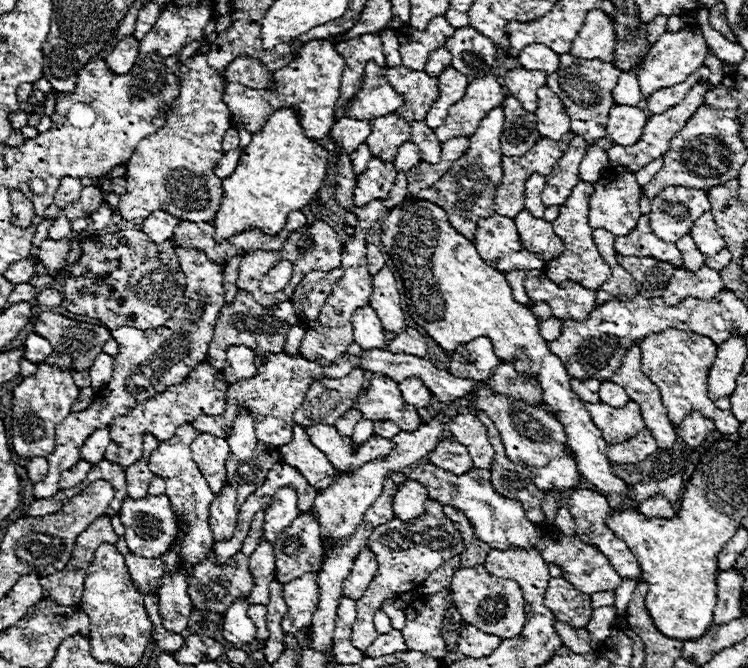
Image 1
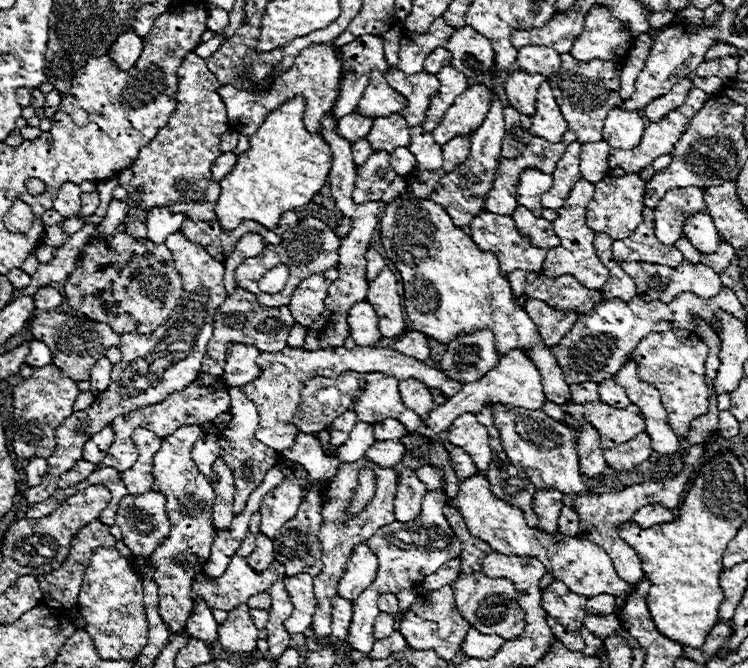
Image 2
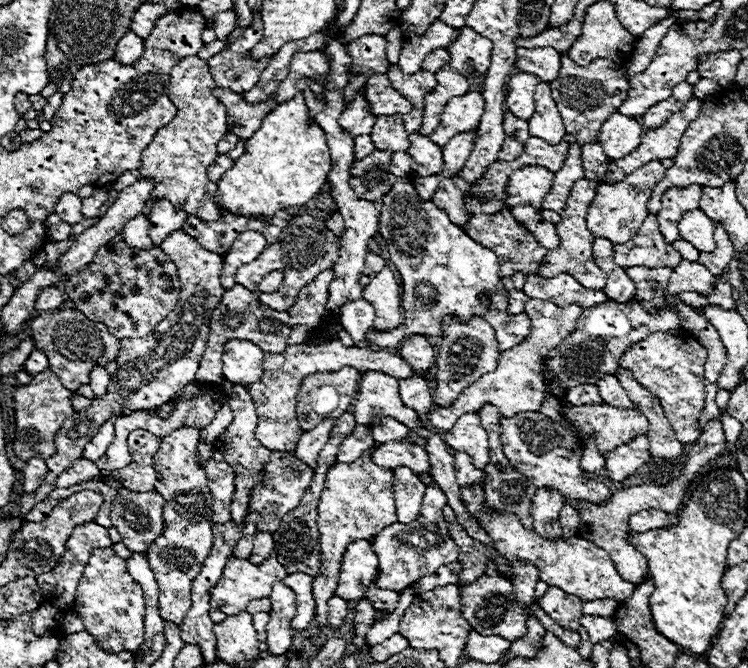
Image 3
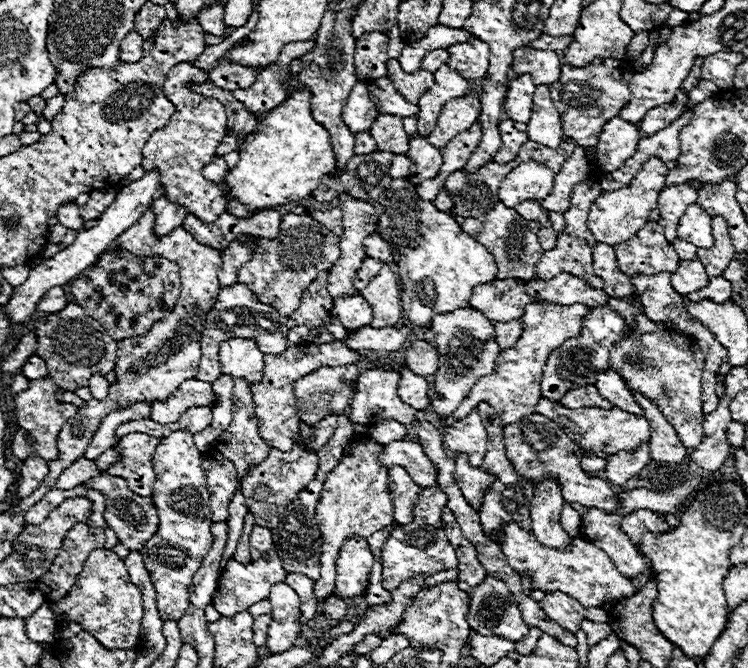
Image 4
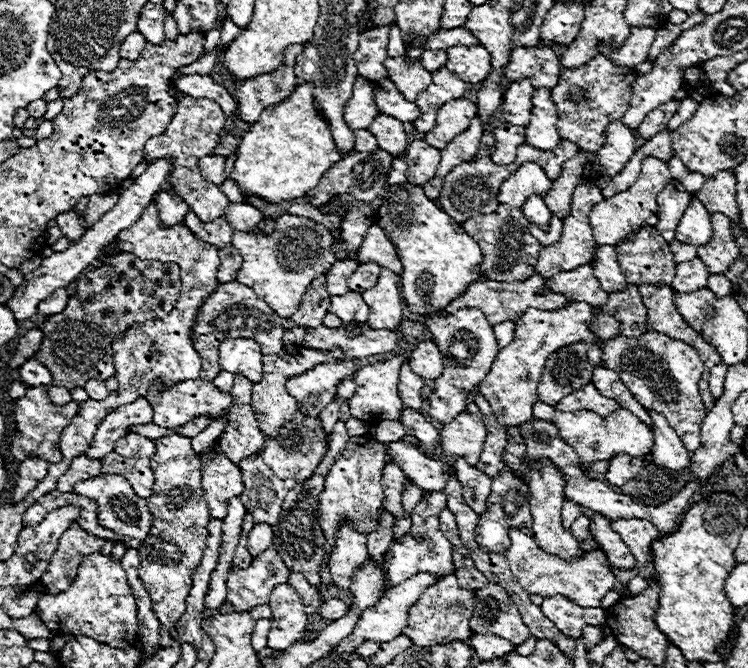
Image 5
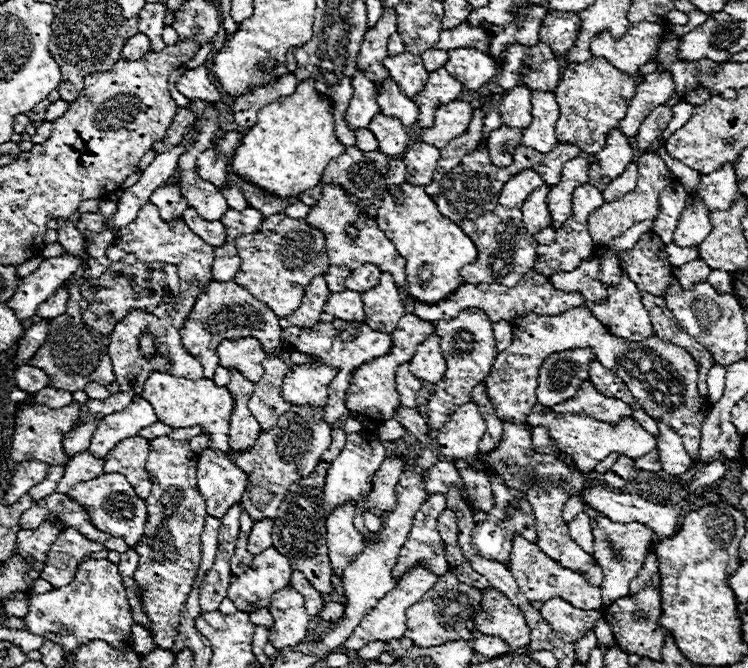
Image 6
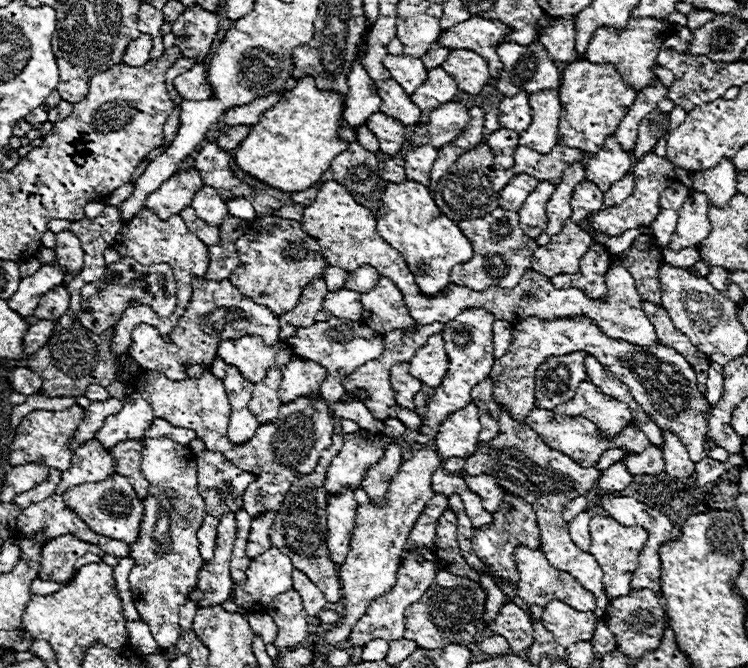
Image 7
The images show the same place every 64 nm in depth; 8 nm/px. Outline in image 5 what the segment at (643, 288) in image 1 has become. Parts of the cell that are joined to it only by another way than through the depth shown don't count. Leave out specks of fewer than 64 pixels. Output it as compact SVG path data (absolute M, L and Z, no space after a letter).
M660 282L660 284L640 284L638 290L640 290L642 302L646 304L646 310L648 310L648 324L650 324L650 328L654 328L654 330L658 330L658 332L666 332L666 334L670 334L670 336L674 336L674 338L678 338L678 340L686 340L686 344L694 346L694 348L700 352L702 362L704 362L704 374L702 374L702 380L700 380L700 396L702 396L702 400L704 400L706 410L712 410L716 398L712 398L712 394L710 394L708 378L710 378L710 368L722 362L718 350L682 318L682 314L680 314L678 308L674 306L674 290L670 288L670 284L666 284L666 282Z

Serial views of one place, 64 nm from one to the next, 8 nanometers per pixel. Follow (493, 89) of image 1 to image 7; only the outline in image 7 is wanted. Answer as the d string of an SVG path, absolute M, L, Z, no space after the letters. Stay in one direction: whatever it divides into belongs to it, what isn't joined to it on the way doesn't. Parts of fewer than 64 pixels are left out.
M460 102L442 104L430 114L430 124L420 124L416 132L410 136L412 146L430 144L434 148L442 148L456 136L460 136L470 120L468 108Z

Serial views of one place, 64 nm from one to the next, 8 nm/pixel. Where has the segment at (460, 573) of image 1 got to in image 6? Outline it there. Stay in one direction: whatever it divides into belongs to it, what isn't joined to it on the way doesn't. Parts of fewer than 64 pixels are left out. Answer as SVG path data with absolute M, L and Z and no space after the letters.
M494 586L482 590L482 604L474 616L474 630L506 640L512 652L530 644L530 628L524 614Z

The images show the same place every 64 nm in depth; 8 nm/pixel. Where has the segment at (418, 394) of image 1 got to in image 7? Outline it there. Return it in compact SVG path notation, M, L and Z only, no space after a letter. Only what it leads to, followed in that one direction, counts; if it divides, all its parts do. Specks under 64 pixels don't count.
M396 364L394 372L390 374L394 376L394 392L396 392L396 400L400 406L414 410L414 394L418 394L422 390L422 382L414 376L410 376L408 372L408 364Z

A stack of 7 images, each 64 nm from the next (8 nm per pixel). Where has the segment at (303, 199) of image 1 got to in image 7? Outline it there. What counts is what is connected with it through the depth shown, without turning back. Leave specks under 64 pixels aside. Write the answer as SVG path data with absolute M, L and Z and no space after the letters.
M304 76L286 96L282 96L282 100L278 100L278 104L262 112L258 124L250 128L240 148L232 154L232 160L246 174L276 190L292 194L312 188L322 178L330 162L348 146L338 138L340 114L340 96L318 90L314 78Z

